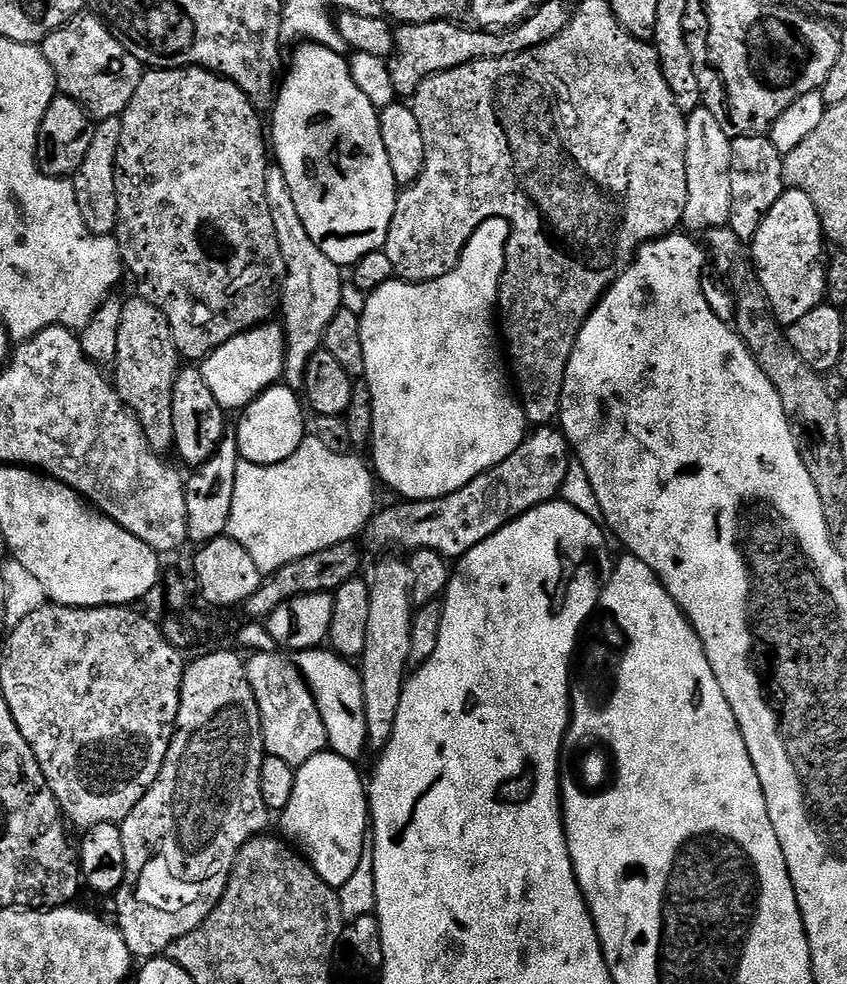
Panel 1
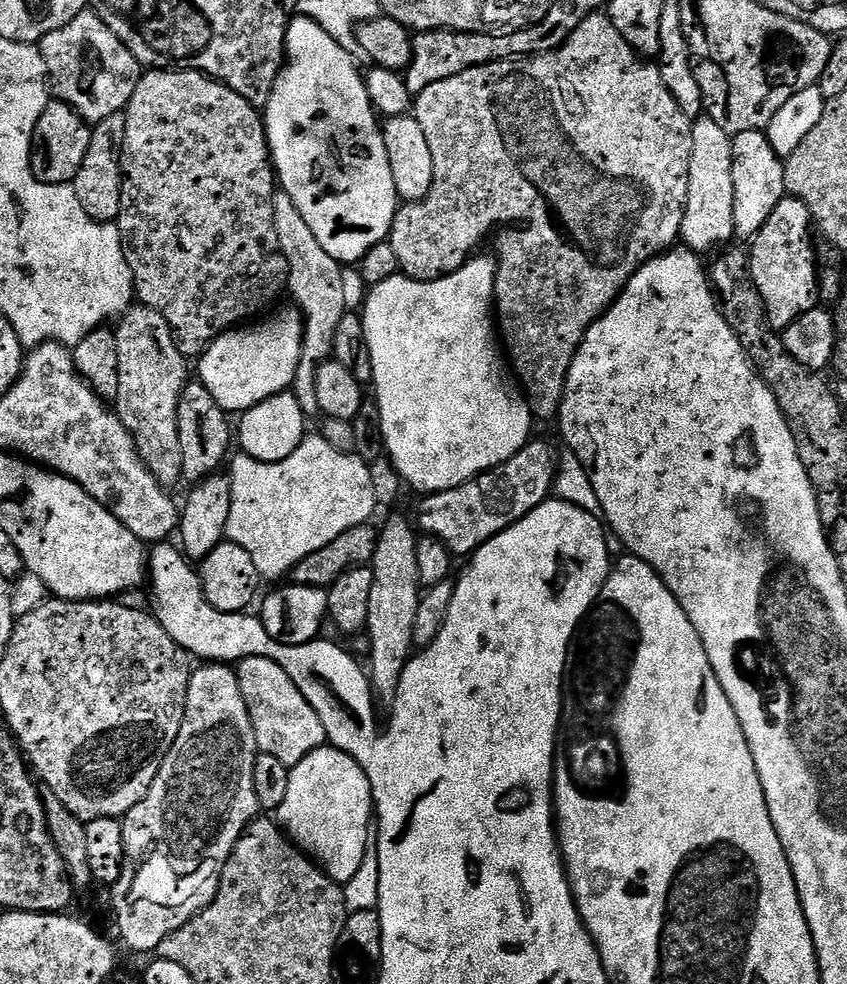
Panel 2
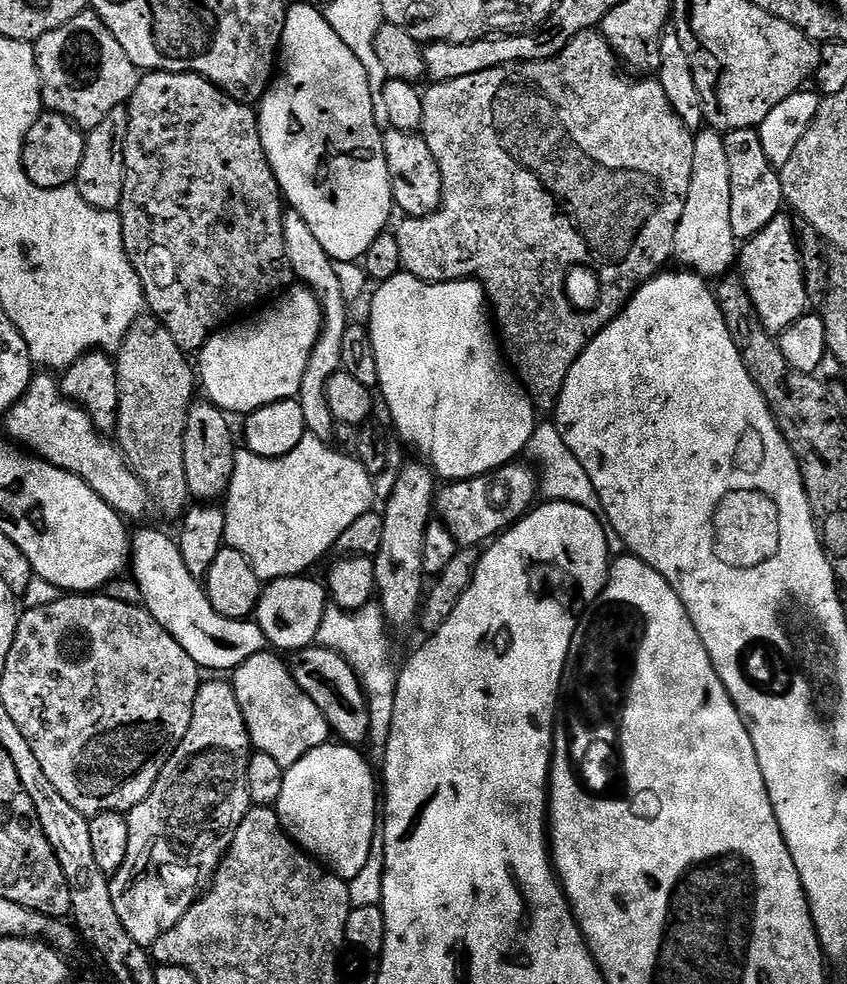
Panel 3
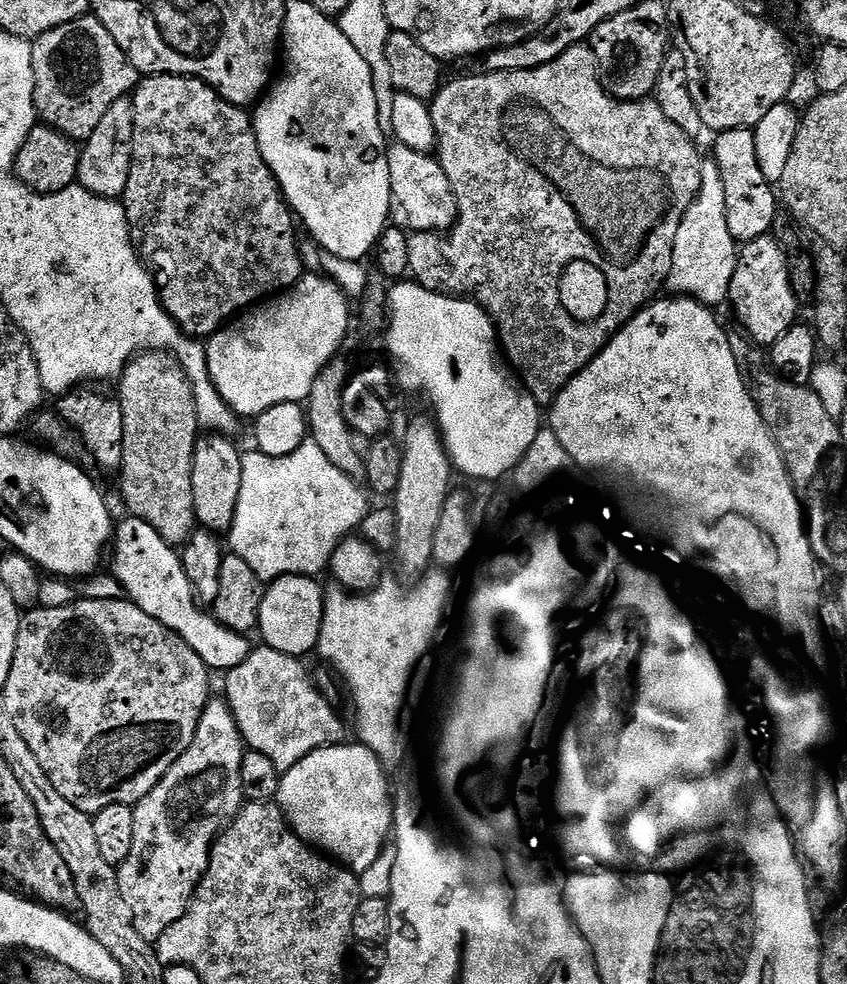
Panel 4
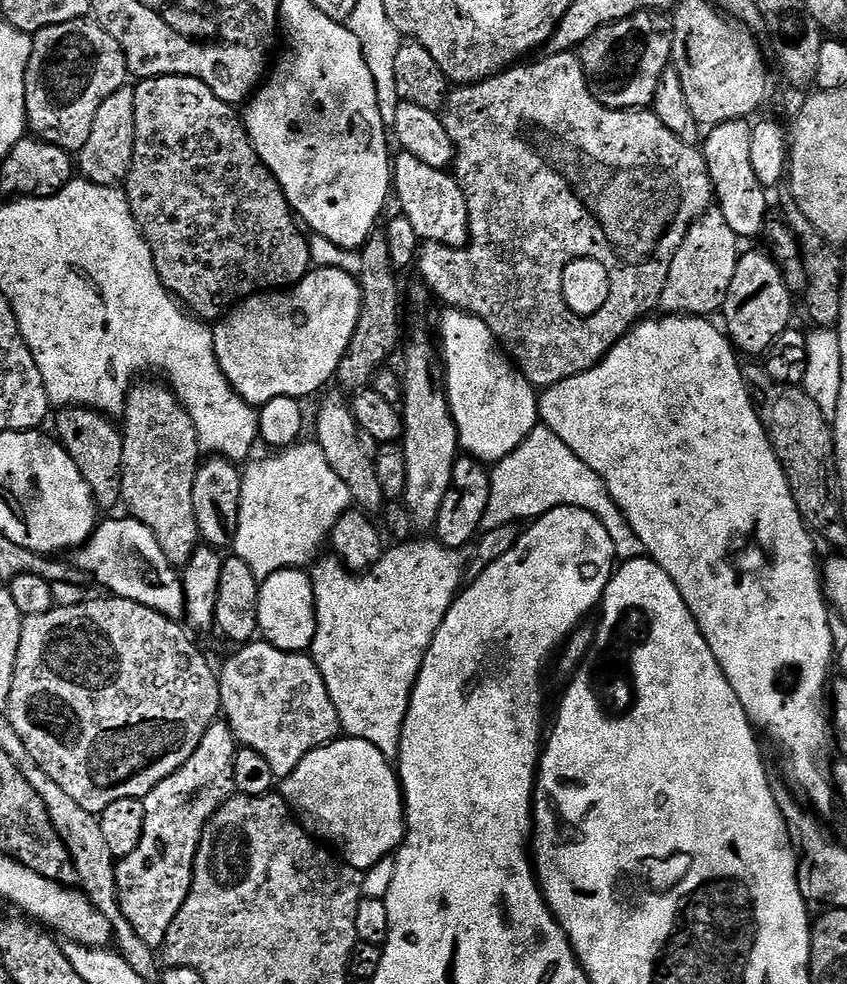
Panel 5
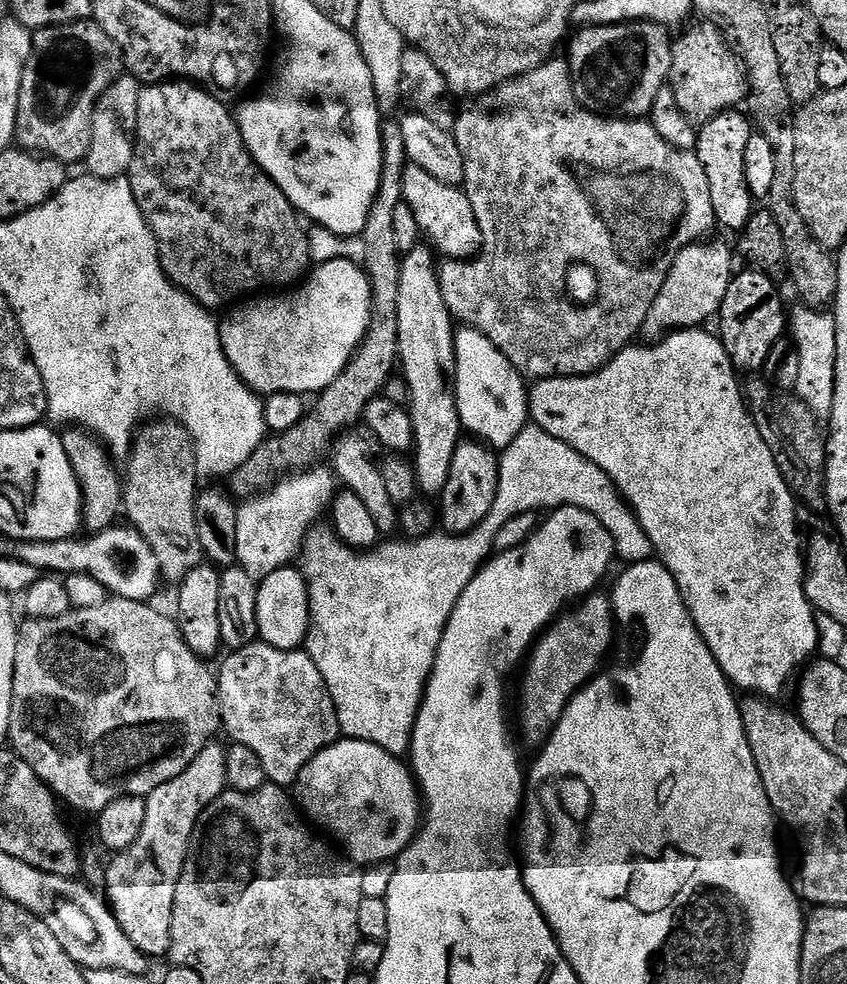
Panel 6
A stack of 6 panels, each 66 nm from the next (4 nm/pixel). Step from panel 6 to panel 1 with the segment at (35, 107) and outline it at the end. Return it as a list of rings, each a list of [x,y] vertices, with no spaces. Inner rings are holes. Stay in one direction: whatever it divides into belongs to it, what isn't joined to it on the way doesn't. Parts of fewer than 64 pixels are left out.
[[[78,15],[57,32],[51,32],[44,40],[42,51],[56,75],[57,89],[63,95],[74,98],[74,102],[81,104],[93,121],[99,122],[124,115],[126,106],[130,106],[130,98],[134,98],[134,90],[138,90],[138,82],[142,82],[146,68],[138,62],[138,58],[134,58],[134,54],[130,54],[130,50],[126,50],[126,46],[122,46],[122,42],[118,42],[111,28],[99,15],[88,15]]]

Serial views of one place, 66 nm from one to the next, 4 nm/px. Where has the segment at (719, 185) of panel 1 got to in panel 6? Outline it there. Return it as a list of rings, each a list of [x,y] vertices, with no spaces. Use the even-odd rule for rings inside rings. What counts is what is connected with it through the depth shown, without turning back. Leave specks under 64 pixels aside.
[[[712,242],[685,244],[673,255],[666,282],[662,282],[662,290],[658,290],[658,298],[654,298],[654,306],[650,306],[644,319],[642,336],[645,341],[663,340],[669,332],[707,325],[707,320],[719,313],[734,275],[734,252],[724,244],[708,243]]]

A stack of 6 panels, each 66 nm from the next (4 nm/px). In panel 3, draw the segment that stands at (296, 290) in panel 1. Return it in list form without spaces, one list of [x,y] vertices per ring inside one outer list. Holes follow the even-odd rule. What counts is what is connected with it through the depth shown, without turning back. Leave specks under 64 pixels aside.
[[[288,210],[284,214],[284,241],[286,242],[286,258],[288,267],[297,281],[303,282],[318,298],[320,309],[324,311],[324,325],[320,331],[318,342],[310,354],[310,362],[306,362],[306,374],[302,374],[302,386],[298,397],[302,406],[302,418],[305,429],[319,440],[331,441],[336,428],[336,419],[330,414],[330,406],[326,402],[326,382],[341,371],[342,338],[346,334],[350,317],[348,317],[349,301],[342,298],[342,286],[338,283],[336,264],[322,250],[322,242],[314,238],[310,226],[306,226],[306,218],[302,214]]]

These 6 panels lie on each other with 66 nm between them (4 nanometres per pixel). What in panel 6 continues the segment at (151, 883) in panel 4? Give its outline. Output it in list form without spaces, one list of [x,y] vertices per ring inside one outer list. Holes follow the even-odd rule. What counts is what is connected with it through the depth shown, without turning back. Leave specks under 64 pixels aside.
[[[220,742],[206,745],[178,778],[158,786],[158,790],[146,797],[146,822],[142,834],[138,834],[138,842],[124,852],[115,853],[111,857],[112,865],[109,863],[104,873],[104,884],[108,888],[106,900],[113,915],[130,942],[149,958],[167,957],[172,949],[170,926],[176,887],[202,810],[226,790],[225,751],[225,745]]]

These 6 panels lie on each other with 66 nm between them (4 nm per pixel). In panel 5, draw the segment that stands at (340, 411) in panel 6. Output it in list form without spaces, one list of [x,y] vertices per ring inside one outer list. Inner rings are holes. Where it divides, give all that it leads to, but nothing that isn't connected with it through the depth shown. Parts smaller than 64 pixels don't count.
[[[373,234],[359,253],[362,258],[362,270],[358,277],[362,294],[360,317],[338,373],[338,380],[351,390],[371,385],[372,377],[389,363],[388,359],[400,340],[400,284],[396,281],[397,269],[390,262],[390,246],[383,235]]]

